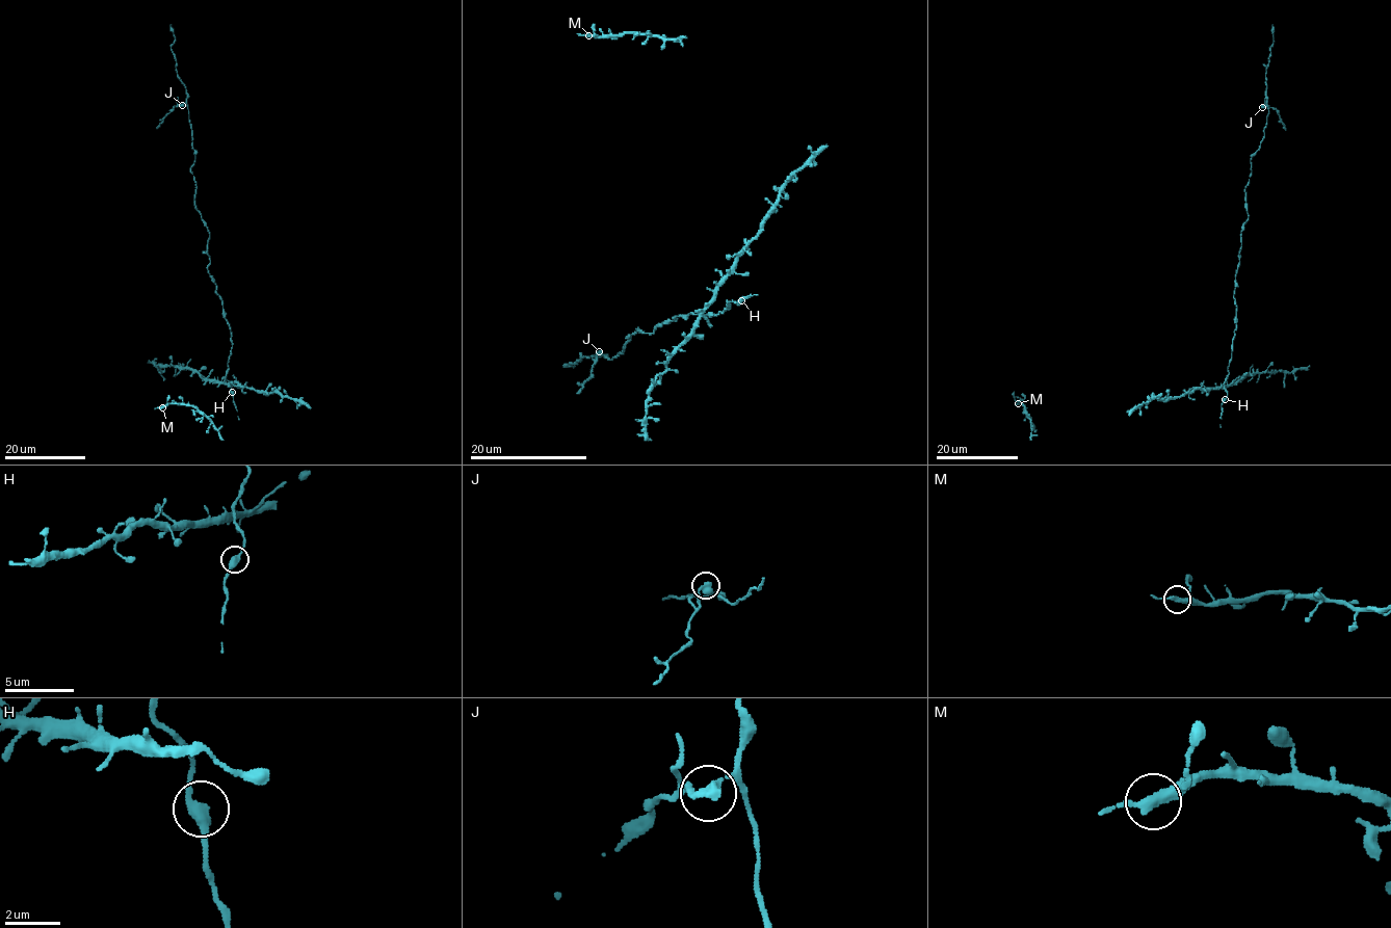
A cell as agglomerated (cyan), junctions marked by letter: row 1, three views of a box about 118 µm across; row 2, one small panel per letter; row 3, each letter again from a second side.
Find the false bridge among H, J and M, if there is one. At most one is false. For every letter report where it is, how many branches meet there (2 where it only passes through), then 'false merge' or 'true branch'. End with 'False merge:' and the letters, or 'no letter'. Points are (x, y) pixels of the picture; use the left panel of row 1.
H: at (232, 392); 2 branches meet; true branch
J: at (182, 105); 2 branches meet; false merge
M: at (162, 407); 2 branches meet; true branch
False merge: J

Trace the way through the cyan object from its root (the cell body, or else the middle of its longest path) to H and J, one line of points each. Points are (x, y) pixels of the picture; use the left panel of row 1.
H: (230, 354), (226, 378), (232, 392)
J: (230, 354), (230, 324), (216, 284), (207, 269), (209, 232), (194, 205), (191, 124), (187, 106), (182, 105)

